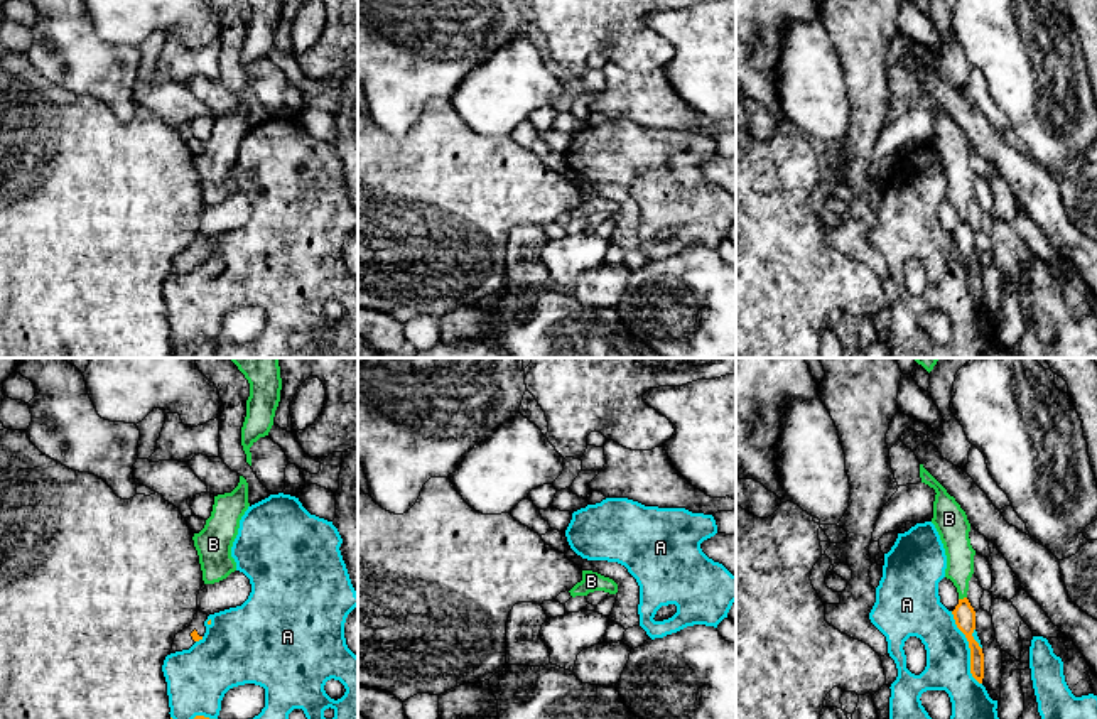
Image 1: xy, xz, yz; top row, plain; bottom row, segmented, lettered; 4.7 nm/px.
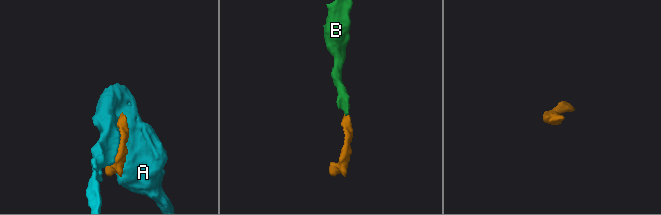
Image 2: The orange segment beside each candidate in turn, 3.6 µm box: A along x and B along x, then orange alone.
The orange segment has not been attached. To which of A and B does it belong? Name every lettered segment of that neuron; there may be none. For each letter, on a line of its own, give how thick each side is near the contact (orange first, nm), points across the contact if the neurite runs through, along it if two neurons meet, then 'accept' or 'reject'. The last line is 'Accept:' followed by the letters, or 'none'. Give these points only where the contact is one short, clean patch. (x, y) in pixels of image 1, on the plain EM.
A: 110 nm thick on the orange side, 220 nm on the other; reject
B: 110 nm thick on the orange side, 130 nm on the other; runs through yz (964, 237), (964, 220), (959, 174); accept
Accept: B

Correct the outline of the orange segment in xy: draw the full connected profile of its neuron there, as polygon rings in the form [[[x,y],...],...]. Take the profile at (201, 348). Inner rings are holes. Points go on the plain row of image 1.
[[[196,338],[187,353],[179,353],[174,348],[172,339],[170,339],[170,344],[172,344],[172,356],[170,358],[214,358],[214,351],[216,351],[216,341],[209,341],[204,338]]]

